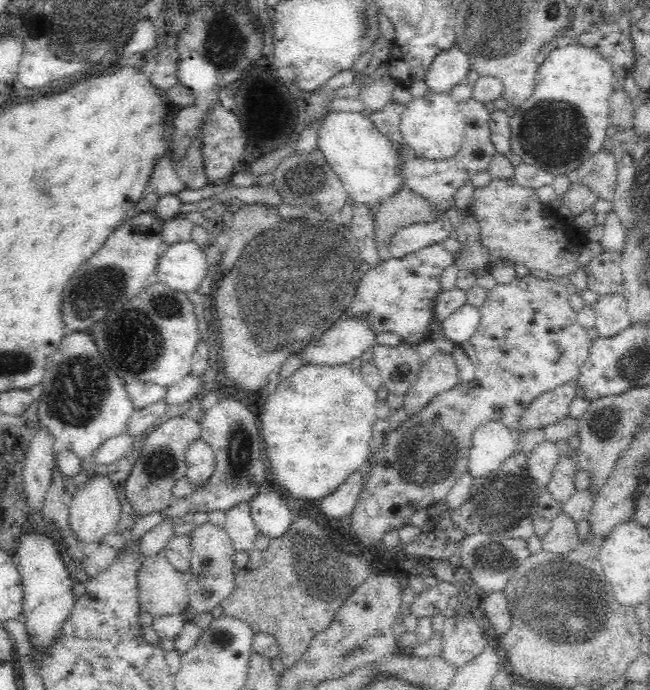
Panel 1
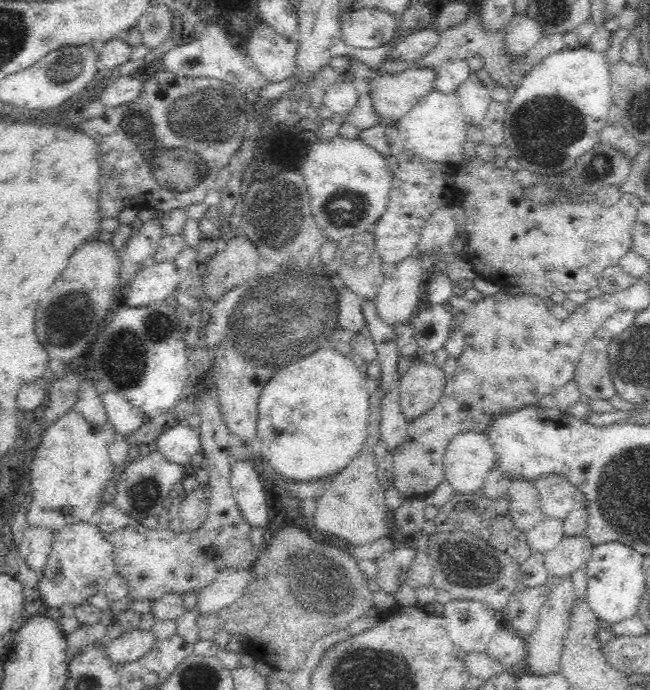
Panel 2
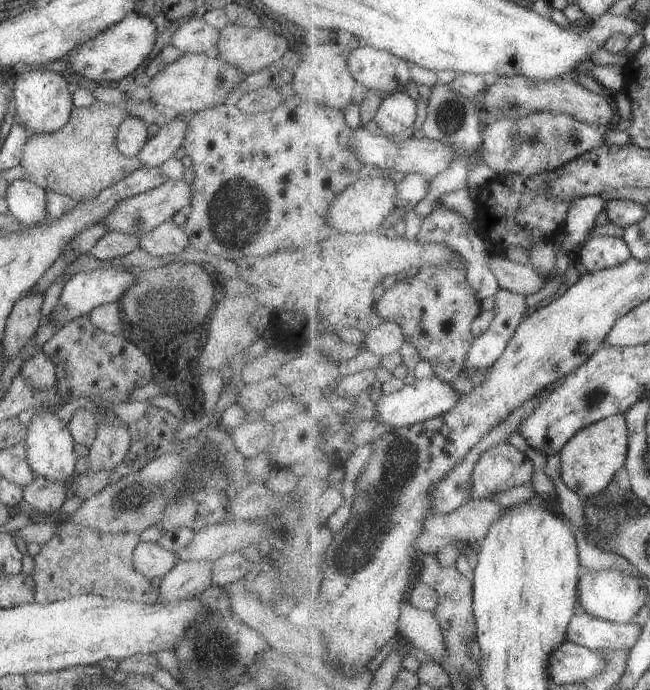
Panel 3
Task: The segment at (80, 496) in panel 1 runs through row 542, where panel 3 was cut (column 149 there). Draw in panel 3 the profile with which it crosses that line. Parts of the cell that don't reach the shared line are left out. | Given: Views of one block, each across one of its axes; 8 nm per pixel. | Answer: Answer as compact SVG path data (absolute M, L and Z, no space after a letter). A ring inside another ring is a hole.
M205 53L182 54L171 64L164 66L163 70L157 72L153 78L147 80L149 102L169 113L188 115L204 111L206 108L232 101L233 92L241 82L242 76L236 66L230 65L221 57L211 57Z

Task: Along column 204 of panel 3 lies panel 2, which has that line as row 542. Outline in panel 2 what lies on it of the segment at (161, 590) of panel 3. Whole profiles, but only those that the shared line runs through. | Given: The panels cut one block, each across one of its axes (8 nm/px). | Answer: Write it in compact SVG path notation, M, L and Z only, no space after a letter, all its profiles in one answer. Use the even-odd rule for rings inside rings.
M584 535L578 538L564 538L559 546L542 556L548 576L571 576L572 572L585 566L593 554L593 545Z

